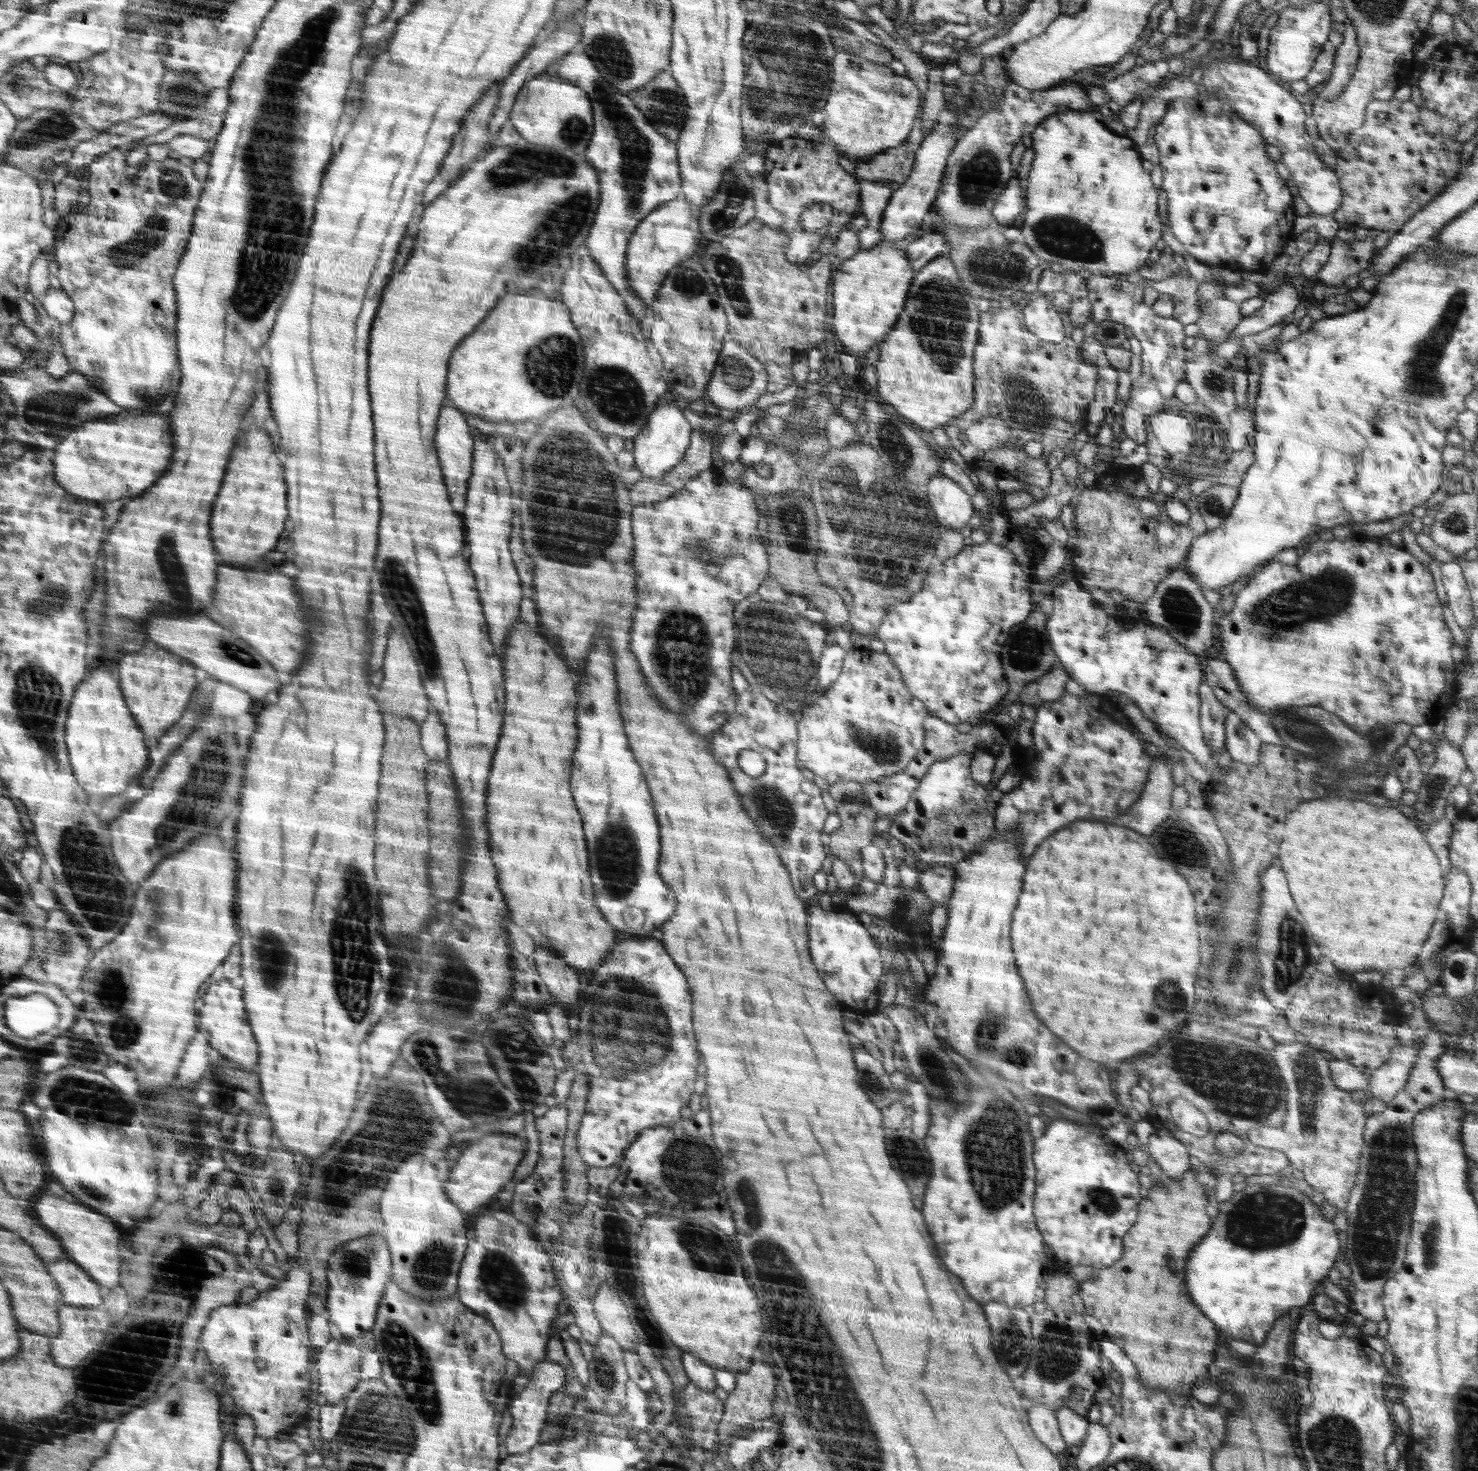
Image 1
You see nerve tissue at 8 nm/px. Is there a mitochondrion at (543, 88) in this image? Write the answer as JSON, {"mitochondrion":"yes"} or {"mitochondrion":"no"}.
{"mitochondrion":"no"}

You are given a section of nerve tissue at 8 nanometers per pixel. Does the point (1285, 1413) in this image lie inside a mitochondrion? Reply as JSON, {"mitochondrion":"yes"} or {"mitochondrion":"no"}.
{"mitochondrion":"no"}

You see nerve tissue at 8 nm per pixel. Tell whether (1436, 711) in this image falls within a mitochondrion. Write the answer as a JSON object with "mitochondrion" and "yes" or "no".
{"mitochondrion":"no"}

